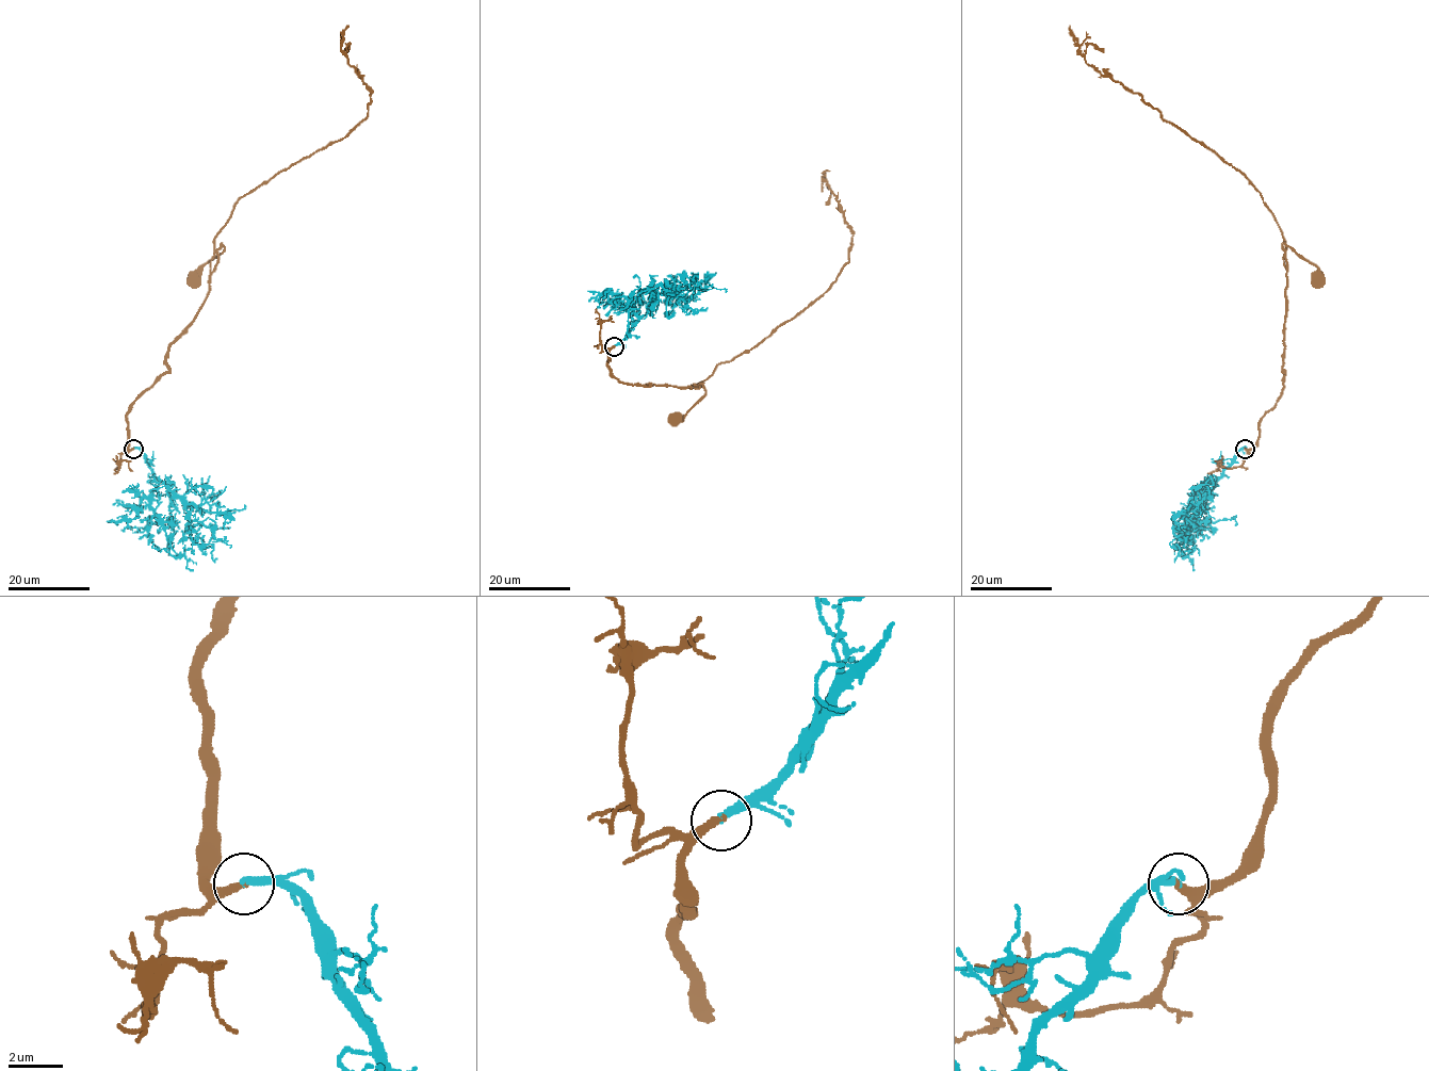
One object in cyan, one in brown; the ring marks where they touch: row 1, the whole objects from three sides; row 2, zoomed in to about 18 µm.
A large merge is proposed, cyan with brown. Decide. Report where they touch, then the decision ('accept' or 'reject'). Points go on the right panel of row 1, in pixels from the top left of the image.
(1245, 449) | accept

